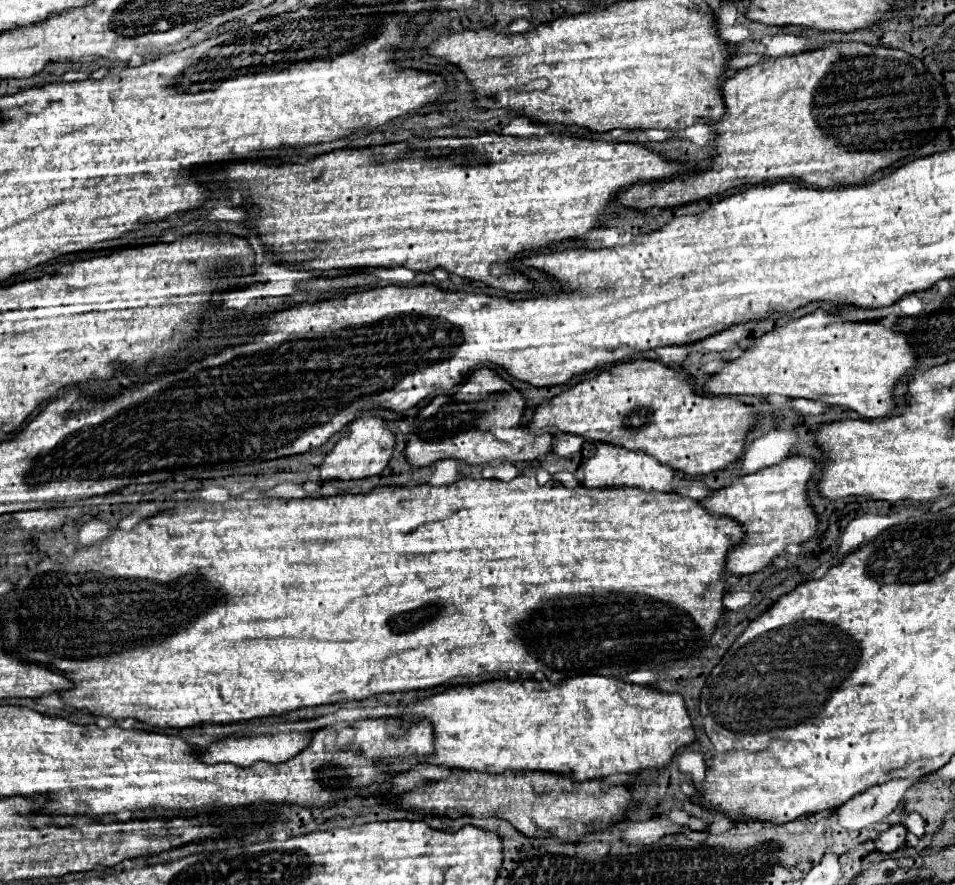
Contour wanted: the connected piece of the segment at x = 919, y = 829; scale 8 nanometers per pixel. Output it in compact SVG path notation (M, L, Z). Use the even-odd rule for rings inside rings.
M910 813L904 821L904 827L910 829L910 833L914 833L916 837L924 835L924 819L918 813Z

